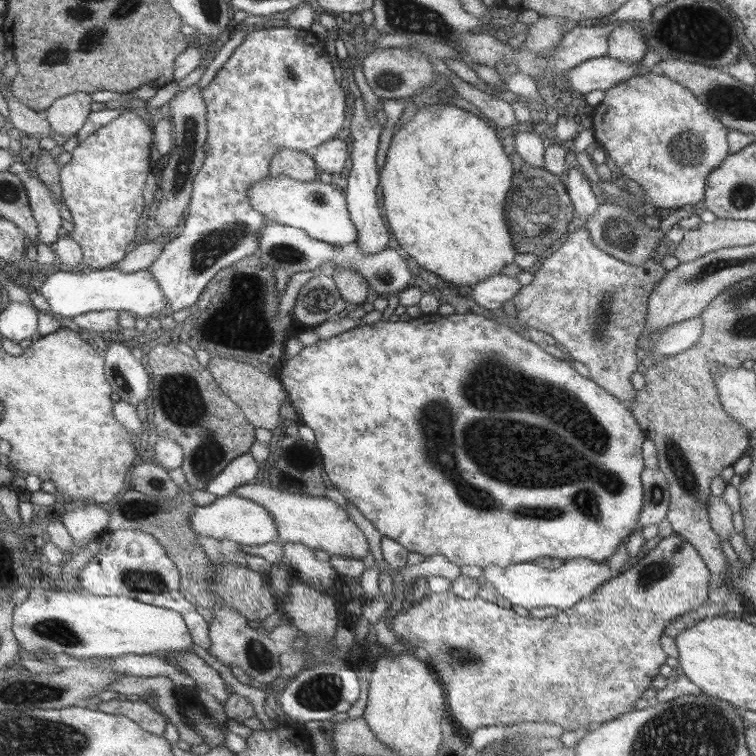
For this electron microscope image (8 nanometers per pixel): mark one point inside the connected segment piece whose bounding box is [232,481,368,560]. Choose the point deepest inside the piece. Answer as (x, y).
(316, 522)

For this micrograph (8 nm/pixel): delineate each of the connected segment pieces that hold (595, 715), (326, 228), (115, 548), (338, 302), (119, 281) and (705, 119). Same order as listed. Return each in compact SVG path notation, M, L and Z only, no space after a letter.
M672 534L668 537L659 537L660 540L654 541L652 544L648 545L645 549L644 555L639 555L635 560L633 560L627 567L625 567L622 571L620 571L615 578L610 578L609 580L605 581L593 594L590 594L589 597L582 598L577 604L573 605L570 609L566 611L557 611L555 615L547 617L547 618L533 618L533 617L524 617L521 616L511 609L499 607L489 596L488 593L481 593L478 596L475 596L474 599L463 599L462 597L456 596L450 590L444 591L442 593L431 593L428 592L423 598L421 598L418 602L412 601L411 599L408 600L408 603L403 606L403 608L395 614L393 614L393 618L388 620L388 626L396 636L398 640L405 640L407 644L411 646L415 646L417 648L423 648L425 652L427 652L427 659L426 661L431 661L431 666L433 666L433 673L435 677L437 677L438 681L441 683L443 687L446 689L446 701L447 707L450 708L448 711L449 720L452 724L459 726L461 730L465 730L465 732L473 732L477 730L479 726L499 726L499 724L515 724L515 722L553 722L553 724L557 724L557 726L561 726L565 732L567 730L575 730L579 736L582 733L586 732L583 728L584 726L588 726L588 728L596 725L600 725L603 722L607 722L613 720L622 714L629 712L629 709L633 706L633 702L637 701L638 698L642 697L644 694L645 688L652 684L652 680L658 675L659 669L662 665L665 665L665 653L660 645L660 638L663 634L663 630L669 623L678 623L683 619L688 619L690 616L696 616L699 613L699 607L703 604L703 601L707 600L707 587L709 585L708 580L710 578L710 571L709 568L703 563L701 556L698 554L698 551L694 549L693 546L690 545L689 542L686 542L681 536L677 534Z
M285 175L268 176L251 183L246 190L250 206L254 207L265 222L300 228L307 236L336 246L343 246L358 240L358 228L350 221L349 211L345 210L345 199L337 189L323 184L319 178L309 182L293 180Z
M117 529L101 533L95 541L99 543L98 553L79 573L78 582L81 582L82 590L99 596L125 596L151 606L173 610L182 615L195 646L209 649L209 626L195 611L195 605L181 593L181 574L173 560L167 558L166 551L159 546L153 534L141 530Z
M318 271L299 289L292 310L293 318L313 327L349 308L331 275Z
M115 268L79 272L58 270L46 277L40 292L45 295L51 311L65 318L103 310L125 311L134 317L145 318L162 314L169 306L161 287L147 269L132 273Z
M656 71L629 77L607 90L601 102L591 111L594 140L629 180L637 182L645 192L649 212L665 214L683 204L699 202L706 190L706 178L727 156L727 129L710 111L679 83Z

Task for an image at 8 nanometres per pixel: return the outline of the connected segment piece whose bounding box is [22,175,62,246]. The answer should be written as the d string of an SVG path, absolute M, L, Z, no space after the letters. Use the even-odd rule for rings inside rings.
M22 176L34 217L39 225L39 243L51 246L62 234L58 205L50 188L38 176Z

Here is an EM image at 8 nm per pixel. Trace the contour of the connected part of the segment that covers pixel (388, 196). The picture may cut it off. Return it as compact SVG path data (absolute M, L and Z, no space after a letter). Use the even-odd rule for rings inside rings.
M434 105L427 109L419 109L413 118L401 127L390 140L388 151L385 155L385 164L379 173L379 184L383 193L383 212L386 214L388 225L391 227L391 234L394 235L394 246L401 251L404 256L413 258L423 270L431 272L441 278L441 282L449 282L455 286L473 286L479 281L485 280L491 276L495 276L501 272L501 268L505 268L505 264L514 262L516 250L511 242L511 236L507 232L503 214L503 202L505 202L505 194L511 186L511 168L510 157L505 150L501 150L501 144L495 136L495 132L491 128L485 126L485 122L481 122L479 118L471 116L469 112L463 112L454 105Z

